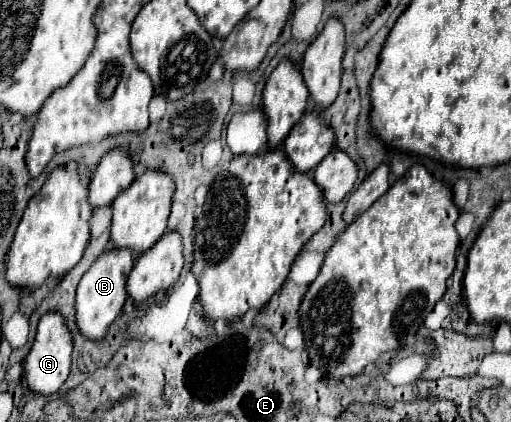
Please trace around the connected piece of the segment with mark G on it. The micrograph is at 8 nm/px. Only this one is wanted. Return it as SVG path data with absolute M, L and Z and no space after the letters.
M47 312L39 320L35 342L31 346L31 352L25 358L25 364L23 364L23 376L27 378L29 388L39 394L57 392L69 376L71 352L73 352L73 340L71 340L71 332L67 332L67 324L63 324L63 316L59 316L57 312Z

